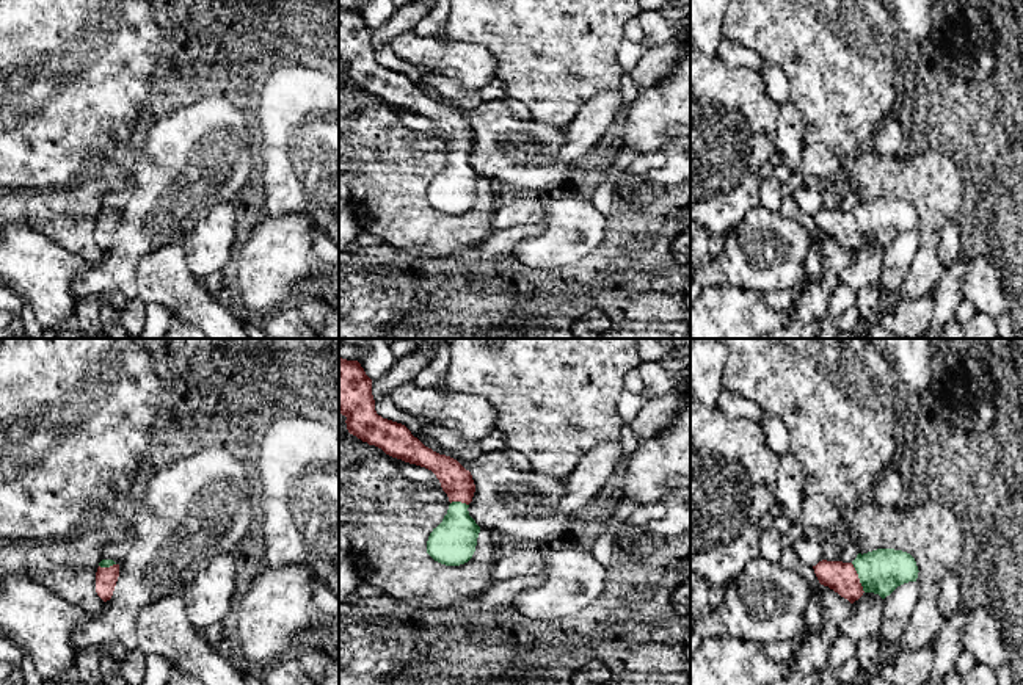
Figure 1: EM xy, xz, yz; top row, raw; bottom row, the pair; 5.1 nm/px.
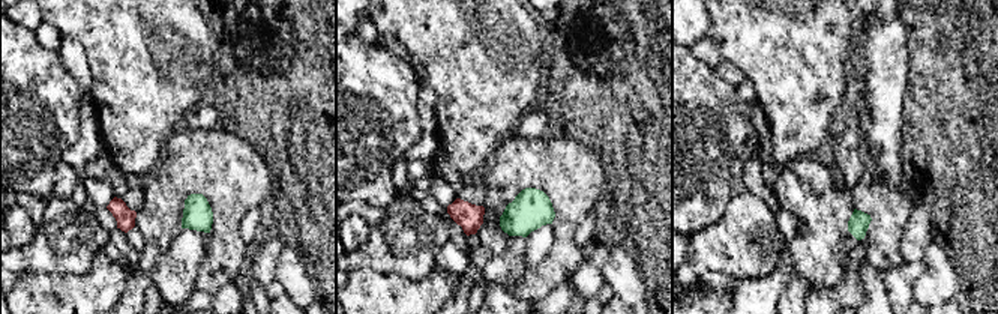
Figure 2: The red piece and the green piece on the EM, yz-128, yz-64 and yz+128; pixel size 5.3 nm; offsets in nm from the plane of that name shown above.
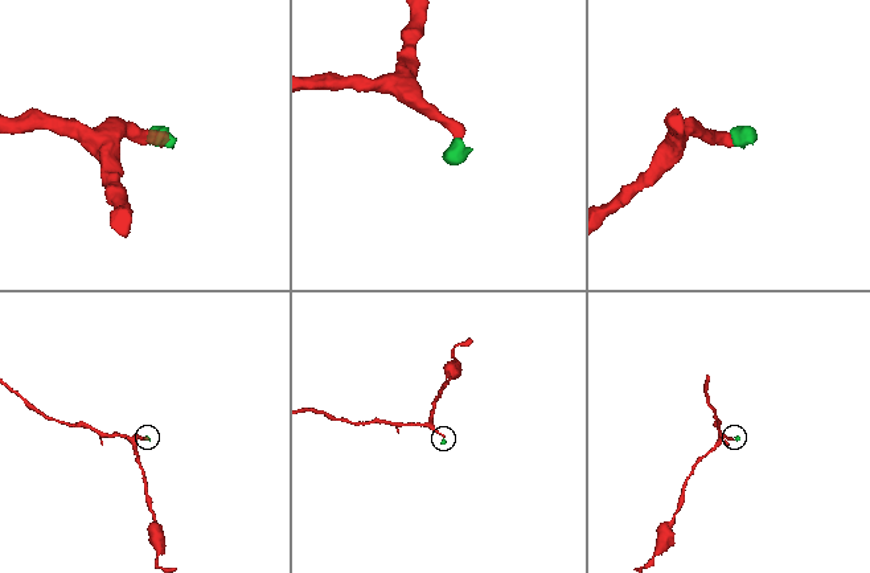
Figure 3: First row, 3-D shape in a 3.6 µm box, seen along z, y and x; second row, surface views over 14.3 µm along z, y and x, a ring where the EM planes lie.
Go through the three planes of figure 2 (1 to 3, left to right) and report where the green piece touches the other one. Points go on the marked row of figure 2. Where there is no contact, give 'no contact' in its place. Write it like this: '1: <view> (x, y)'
1: no contact
2: no contact
3: no contact

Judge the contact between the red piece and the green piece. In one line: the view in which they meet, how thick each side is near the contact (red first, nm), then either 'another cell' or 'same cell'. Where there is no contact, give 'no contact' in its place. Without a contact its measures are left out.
meets red in yz; 160 nm thick on the red side, 220 nm on the other; same cell

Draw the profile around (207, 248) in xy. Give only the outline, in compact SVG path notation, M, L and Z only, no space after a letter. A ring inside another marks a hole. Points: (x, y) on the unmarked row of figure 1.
M237 199L218 204L182 240L187 266L195 279L223 271L231 257L235 224L243 207Z

